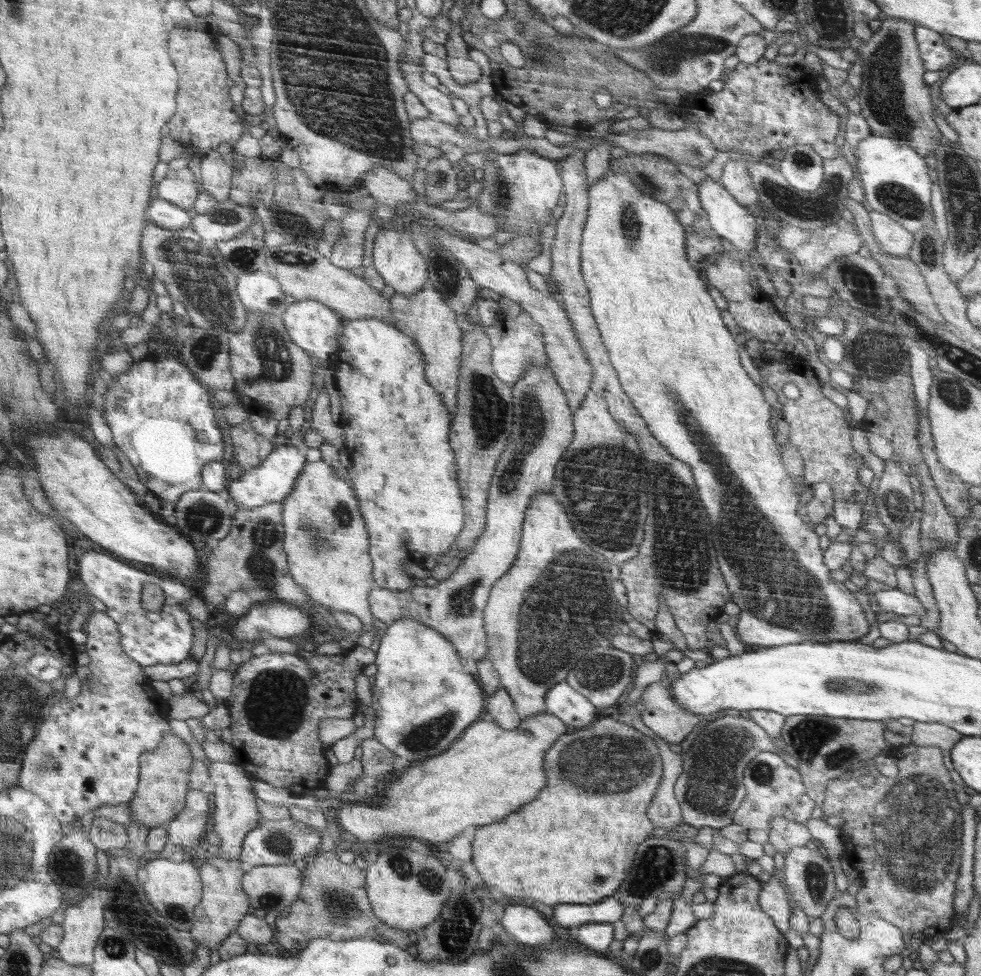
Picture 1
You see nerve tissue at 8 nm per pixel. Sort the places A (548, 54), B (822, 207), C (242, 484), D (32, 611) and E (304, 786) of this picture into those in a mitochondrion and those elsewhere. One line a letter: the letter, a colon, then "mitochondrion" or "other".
A: mitochondrion
B: mitochondrion
C: other
D: other
E: other

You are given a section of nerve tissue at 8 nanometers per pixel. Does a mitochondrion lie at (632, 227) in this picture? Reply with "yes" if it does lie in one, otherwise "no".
yes

